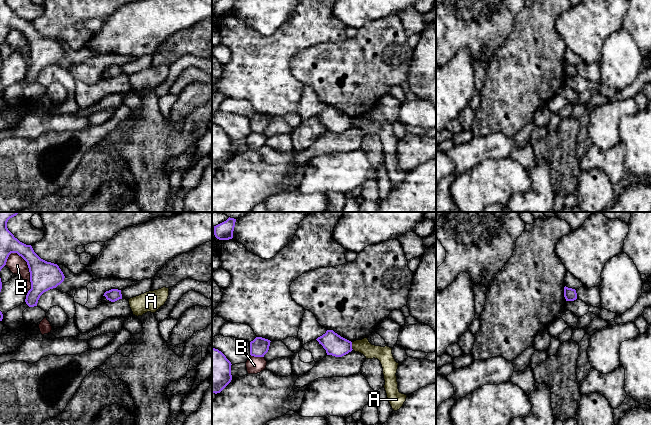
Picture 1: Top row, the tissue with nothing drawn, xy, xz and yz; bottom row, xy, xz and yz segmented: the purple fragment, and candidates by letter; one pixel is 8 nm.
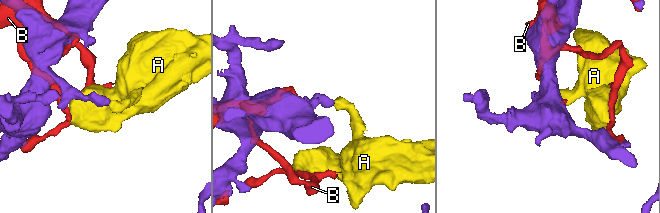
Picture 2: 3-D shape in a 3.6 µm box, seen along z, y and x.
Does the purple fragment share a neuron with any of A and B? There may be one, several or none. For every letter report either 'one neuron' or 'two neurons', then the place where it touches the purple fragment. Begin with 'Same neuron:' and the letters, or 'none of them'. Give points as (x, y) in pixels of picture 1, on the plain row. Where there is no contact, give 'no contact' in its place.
Same neuron: none of them
A: two neurons | xz (351, 122)
B: two neurons | xy (29, 46)

